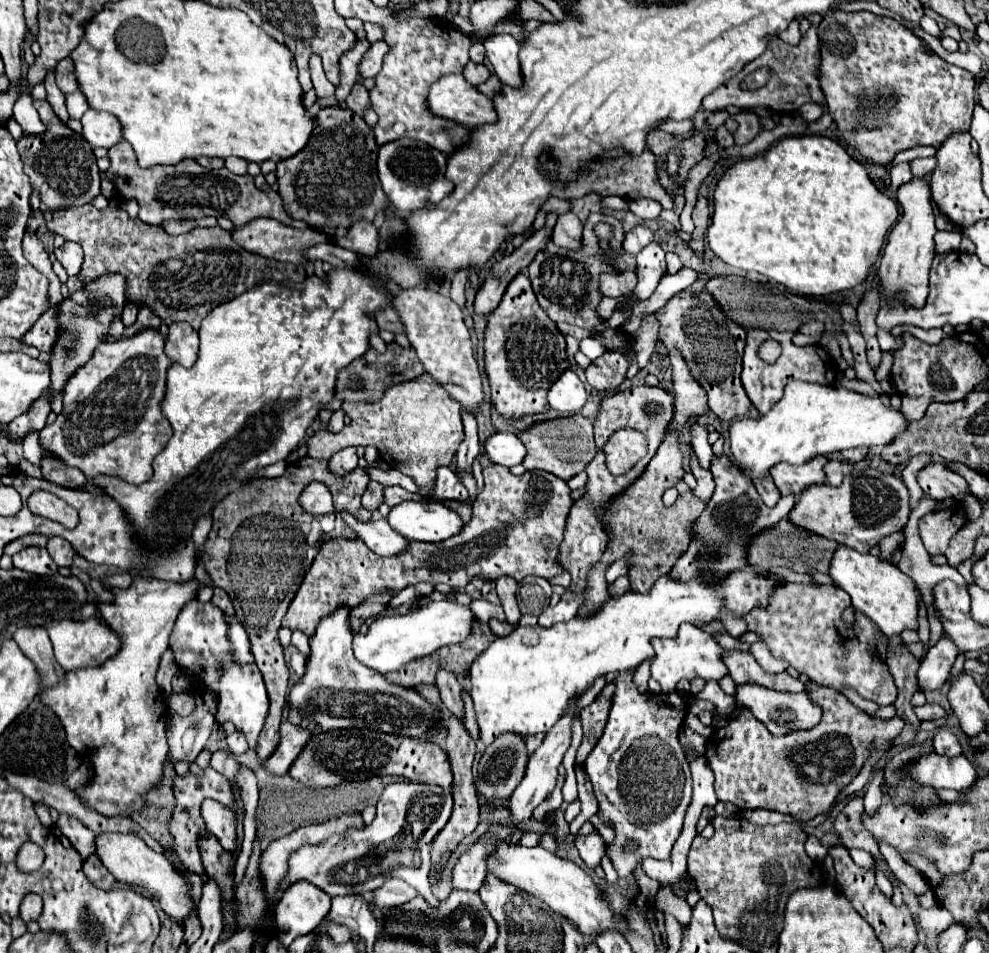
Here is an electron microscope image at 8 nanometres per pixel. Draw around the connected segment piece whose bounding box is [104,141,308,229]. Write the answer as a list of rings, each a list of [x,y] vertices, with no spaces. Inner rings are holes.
[[[126,141],[108,149],[110,167],[104,177],[116,187],[116,193],[126,201],[136,199],[140,205],[140,219],[150,225],[162,225],[166,219],[202,219],[202,217],[228,217],[236,227],[246,225],[254,217],[272,217],[294,229],[308,229],[304,221],[290,219],[282,207],[276,191],[260,191],[252,175],[234,175],[224,169],[204,169],[194,159],[180,161],[178,165],[154,165],[148,169],[138,167],[132,147]]]

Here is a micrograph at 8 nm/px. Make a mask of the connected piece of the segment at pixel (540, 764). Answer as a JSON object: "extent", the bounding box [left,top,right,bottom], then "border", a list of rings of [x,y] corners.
{"extent":[510,701,578,825],"border":[[[574,701],[574,705],[570,705],[570,709],[556,721],[554,729],[550,729],[550,733],[546,733],[542,745],[534,751],[534,755],[528,759],[528,767],[526,767],[526,775],[524,781],[514,789],[512,797],[510,797],[510,807],[512,807],[512,815],[514,815],[514,825],[522,819],[528,819],[532,815],[532,811],[546,799],[546,795],[554,789],[556,779],[558,779],[558,765],[562,763],[562,757],[566,753],[566,749],[570,747],[572,741],[572,723],[576,717],[576,707],[578,701]]]}

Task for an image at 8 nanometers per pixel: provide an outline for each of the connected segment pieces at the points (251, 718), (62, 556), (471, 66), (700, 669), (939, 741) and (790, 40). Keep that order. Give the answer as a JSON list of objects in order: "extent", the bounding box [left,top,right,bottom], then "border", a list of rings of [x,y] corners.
[{"extent":[170,599,268,749],"border":[[[190,599],[178,613],[174,631],[170,635],[170,649],[178,667],[186,671],[186,677],[196,687],[200,683],[200,687],[214,689],[214,695],[218,697],[216,723],[234,723],[236,729],[246,735],[250,749],[256,749],[258,735],[262,733],[264,719],[268,715],[268,695],[258,667],[254,663],[242,665],[234,659],[224,613],[216,605],[212,605],[212,601],[202,603],[200,599]]]},{"extent":[46,537,74,567],"border":[[[48,537],[48,545],[46,545],[50,557],[54,559],[54,563],[58,567],[70,567],[72,565],[72,557],[74,557],[74,549],[72,545],[62,539],[62,537]]]},{"extent":[462,61,490,85],"border":[[[468,61],[468,63],[464,65],[462,75],[464,75],[464,77],[466,77],[466,81],[470,81],[472,85],[478,85],[478,83],[482,83],[482,81],[486,81],[486,79],[490,77],[490,71],[488,71],[482,63]]]},{"extent":[650,623,726,695],"border":[[[682,623],[680,629],[678,629],[678,637],[652,641],[652,647],[654,647],[654,659],[650,661],[652,663],[650,675],[652,675],[652,679],[656,679],[662,685],[662,693],[664,695],[674,693],[676,683],[680,679],[702,677],[706,681],[710,681],[710,679],[718,681],[720,677],[726,675],[726,665],[720,659],[724,649],[714,641],[712,635],[704,633],[702,629],[694,627],[692,623]]]},{"extent":[934,729,962,757],"border":[[[940,729],[936,735],[934,735],[934,751],[940,753],[940,755],[948,755],[948,757],[956,757],[962,753],[962,745],[960,741],[956,739],[956,735],[948,729]]]},{"extent":[778,21,800,45],"border":[[[792,21],[790,25],[788,25],[788,29],[786,31],[782,31],[780,35],[778,35],[782,41],[786,41],[788,45],[798,45],[798,41],[800,41],[800,31],[798,31],[798,21]]]}]

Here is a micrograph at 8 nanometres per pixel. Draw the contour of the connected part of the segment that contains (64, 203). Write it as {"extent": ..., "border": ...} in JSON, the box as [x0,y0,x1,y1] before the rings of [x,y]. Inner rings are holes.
{"extent":[20,101,100,211],"border":[[[34,101],[34,107],[38,115],[42,117],[42,123],[46,125],[46,133],[24,137],[20,139],[20,155],[26,159],[26,169],[30,169],[30,181],[34,191],[40,193],[42,203],[52,211],[70,209],[78,205],[92,203],[94,197],[100,195],[100,171],[96,165],[96,157],[92,153],[92,147],[88,141],[72,131],[66,123],[58,121],[54,115],[54,109],[48,101]],[[24,141],[24,143],[22,143]],[[46,169],[46,173],[44,173]]]}

